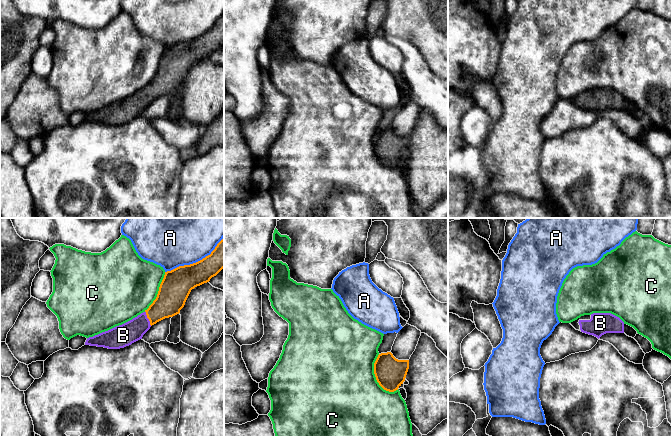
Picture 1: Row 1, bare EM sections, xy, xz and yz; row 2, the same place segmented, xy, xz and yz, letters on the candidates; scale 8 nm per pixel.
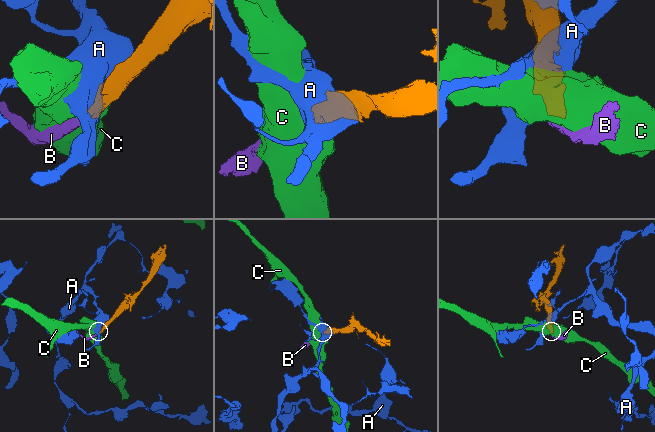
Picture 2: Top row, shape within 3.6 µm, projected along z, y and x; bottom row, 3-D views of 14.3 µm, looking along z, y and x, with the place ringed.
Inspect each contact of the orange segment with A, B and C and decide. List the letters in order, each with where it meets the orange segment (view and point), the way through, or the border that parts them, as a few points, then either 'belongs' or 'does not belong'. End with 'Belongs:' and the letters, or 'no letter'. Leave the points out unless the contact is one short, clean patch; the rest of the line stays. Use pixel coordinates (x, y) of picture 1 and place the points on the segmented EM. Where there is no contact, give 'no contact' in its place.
A: contact xy (196, 262); does not belong
B: contact xy (147, 317); way xy (171, 297), (154, 314), (147, 317), (135, 329), (123, 335); belongs
C: contact xz (375, 376); does not belong
Belongs: B

